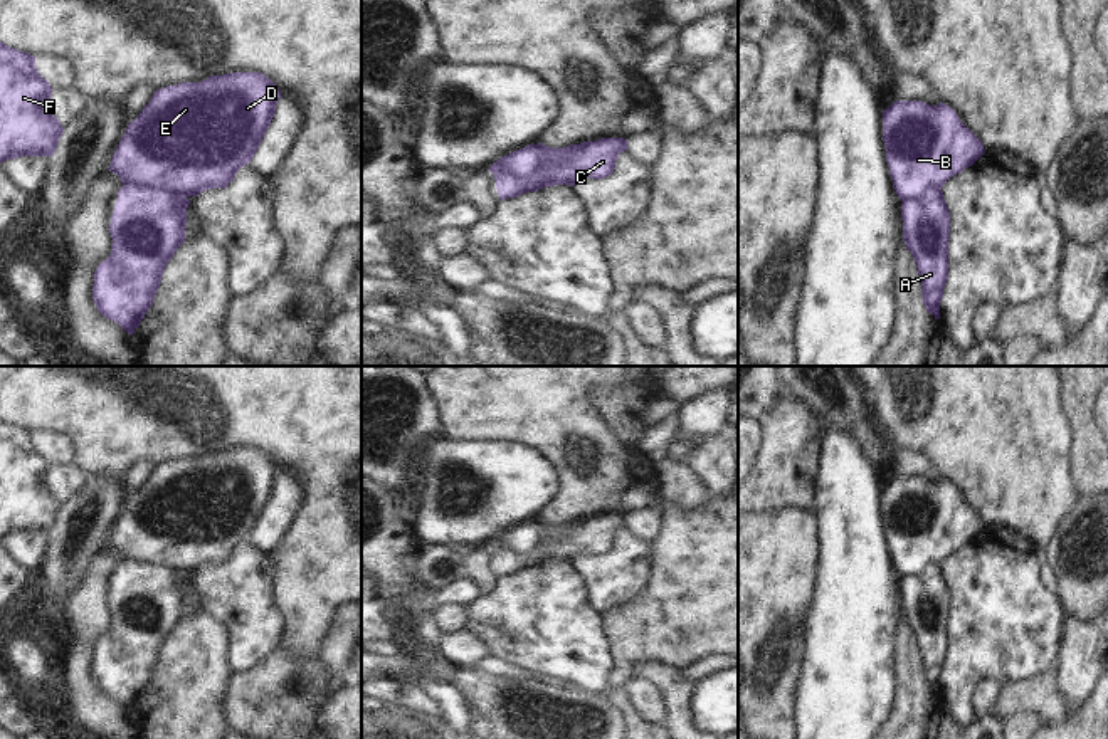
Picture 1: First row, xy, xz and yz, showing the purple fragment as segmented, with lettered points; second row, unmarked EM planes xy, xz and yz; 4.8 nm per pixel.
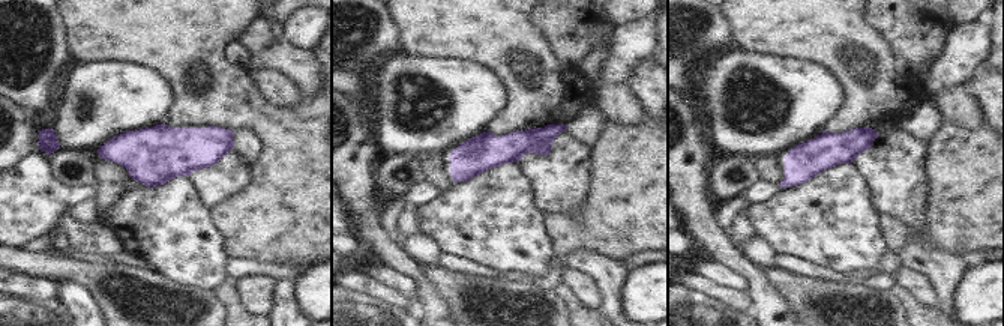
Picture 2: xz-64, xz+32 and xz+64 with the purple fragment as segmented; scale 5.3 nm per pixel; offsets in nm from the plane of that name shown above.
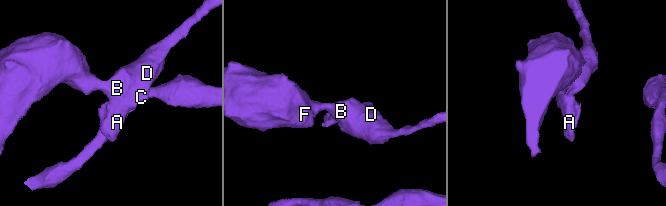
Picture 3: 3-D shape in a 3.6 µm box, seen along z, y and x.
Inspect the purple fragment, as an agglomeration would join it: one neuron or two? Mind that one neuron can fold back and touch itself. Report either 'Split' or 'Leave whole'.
Split.

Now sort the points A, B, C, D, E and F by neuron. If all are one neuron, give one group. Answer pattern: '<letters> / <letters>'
A / B C D E F

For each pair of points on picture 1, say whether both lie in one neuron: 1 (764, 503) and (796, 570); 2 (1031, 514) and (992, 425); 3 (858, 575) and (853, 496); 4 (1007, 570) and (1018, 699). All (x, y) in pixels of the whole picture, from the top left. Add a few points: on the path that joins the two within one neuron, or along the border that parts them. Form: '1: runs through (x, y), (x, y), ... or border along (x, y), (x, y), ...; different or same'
1: border along (809, 508), (784, 508), (777, 513), (755, 516); different
2: runs through (1026, 492), (1016, 479), (1006, 447); same
3: runs through (856, 555), (853, 516); same
4: border along (1051, 667), (1033, 679), (1004, 686); different

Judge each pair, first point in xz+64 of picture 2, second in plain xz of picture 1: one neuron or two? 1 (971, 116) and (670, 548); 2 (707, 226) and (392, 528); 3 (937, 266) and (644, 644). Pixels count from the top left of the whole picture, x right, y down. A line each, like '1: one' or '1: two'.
1: two
2: one
3: two

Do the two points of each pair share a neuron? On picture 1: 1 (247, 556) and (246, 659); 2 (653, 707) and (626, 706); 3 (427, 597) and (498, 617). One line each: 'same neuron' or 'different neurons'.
1: same neuron
2: different neurons
3: different neurons

